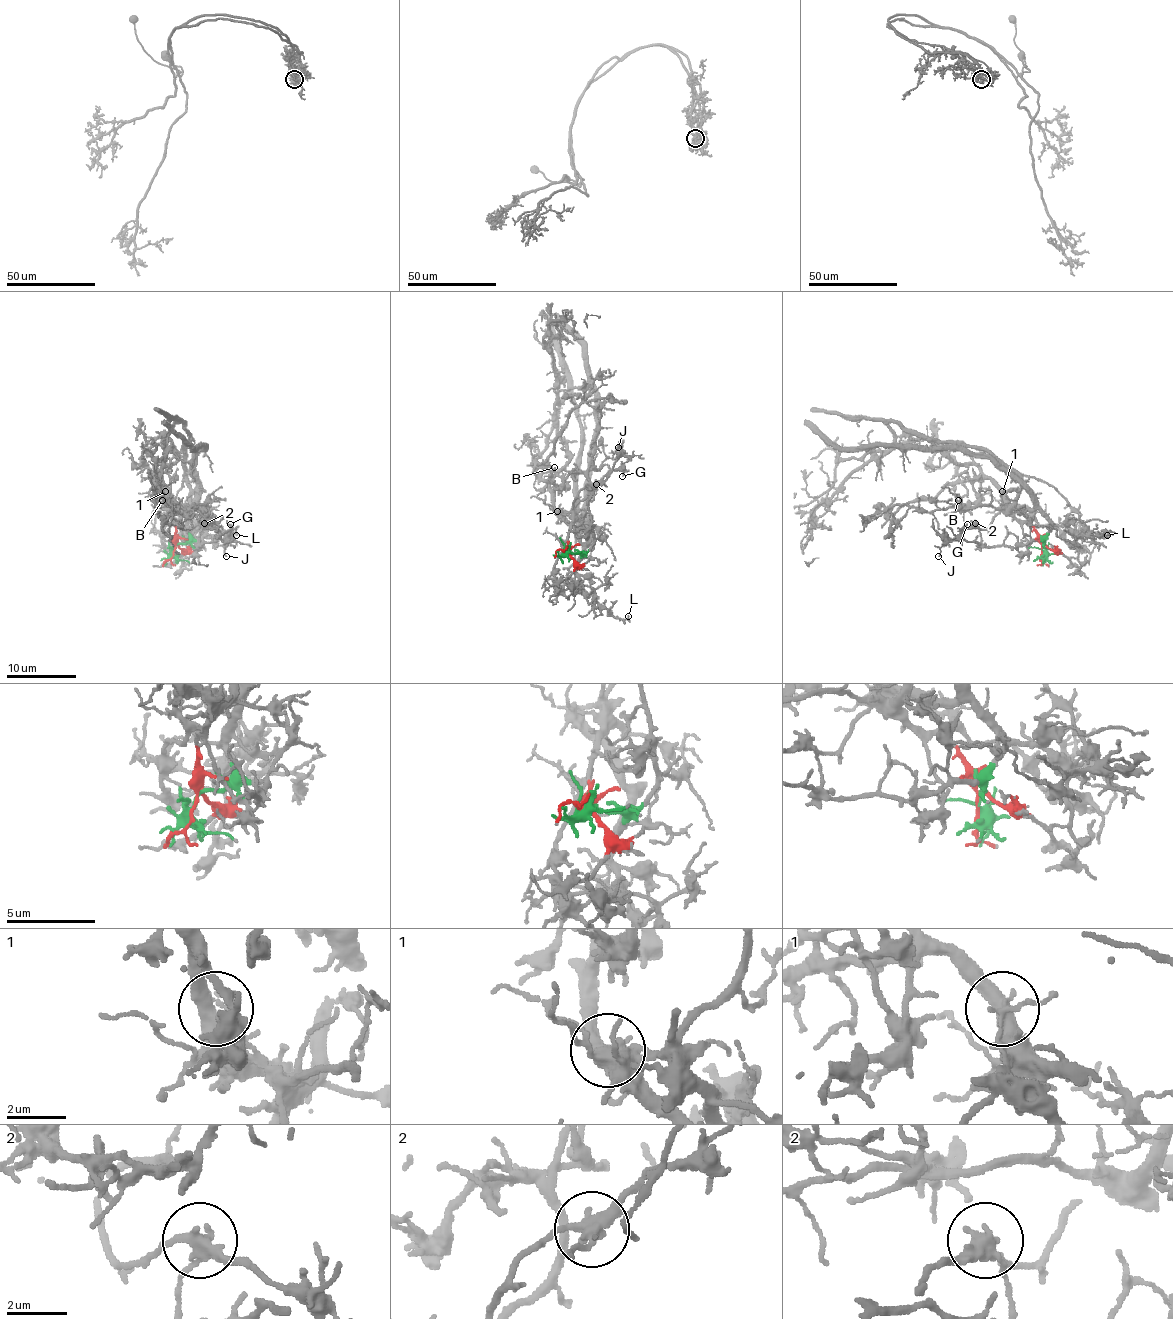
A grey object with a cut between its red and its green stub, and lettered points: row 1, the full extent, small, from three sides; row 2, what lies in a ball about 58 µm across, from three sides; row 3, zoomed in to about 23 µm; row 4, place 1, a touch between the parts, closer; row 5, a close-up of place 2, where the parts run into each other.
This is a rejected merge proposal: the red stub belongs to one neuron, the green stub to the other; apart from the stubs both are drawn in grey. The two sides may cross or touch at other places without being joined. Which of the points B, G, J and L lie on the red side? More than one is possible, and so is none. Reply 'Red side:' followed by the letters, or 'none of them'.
Red side: G

